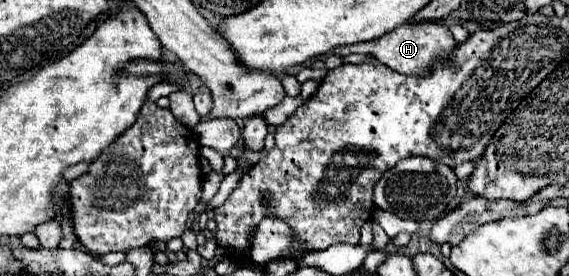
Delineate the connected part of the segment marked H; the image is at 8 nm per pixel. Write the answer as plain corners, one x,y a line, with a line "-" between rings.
405,22
399,28
395,28
393,32
381,36
379,40
371,40
371,42
357,42
351,46
337,46
333,52
347,56
347,54
369,54
373,58
377,58
381,64
401,72
401,74
425,74
433,60
437,58
445,58
451,54
451,50
457,46
457,42
453,40
449,28
441,22

